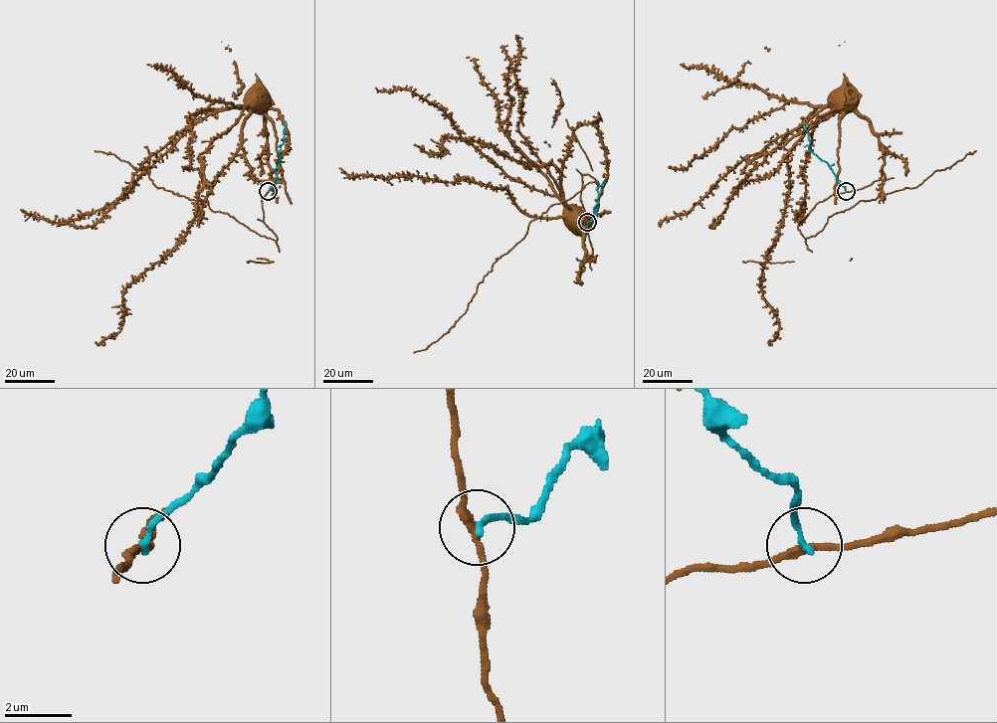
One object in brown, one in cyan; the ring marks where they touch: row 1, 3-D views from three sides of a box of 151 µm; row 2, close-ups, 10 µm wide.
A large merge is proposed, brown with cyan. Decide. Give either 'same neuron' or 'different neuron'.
different neuron

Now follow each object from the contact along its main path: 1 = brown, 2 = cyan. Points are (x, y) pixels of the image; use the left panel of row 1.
1: (268, 191), (273, 181), (264, 113), (251, 111), (242, 145), (187, 233), (126, 288), (121, 329), (95, 342)
2: (268, 191), (277, 180), (275, 168), (280, 162), (278, 153), (285, 140), (286, 120)

